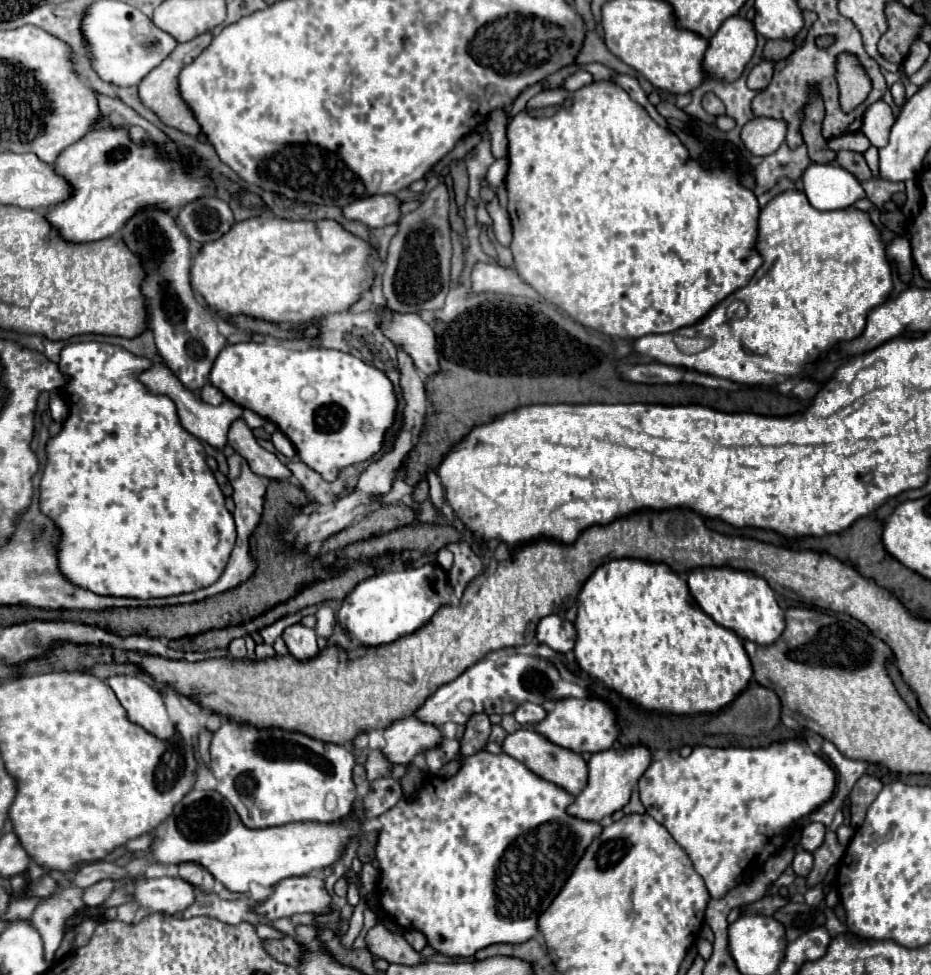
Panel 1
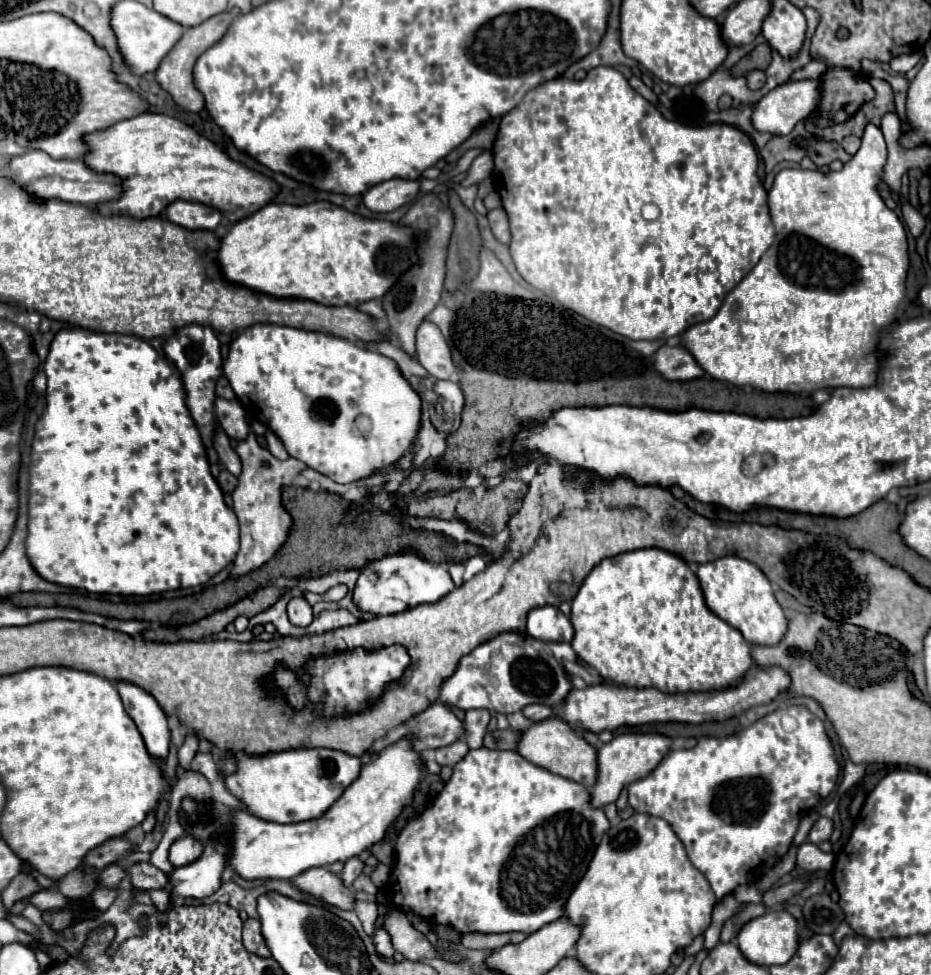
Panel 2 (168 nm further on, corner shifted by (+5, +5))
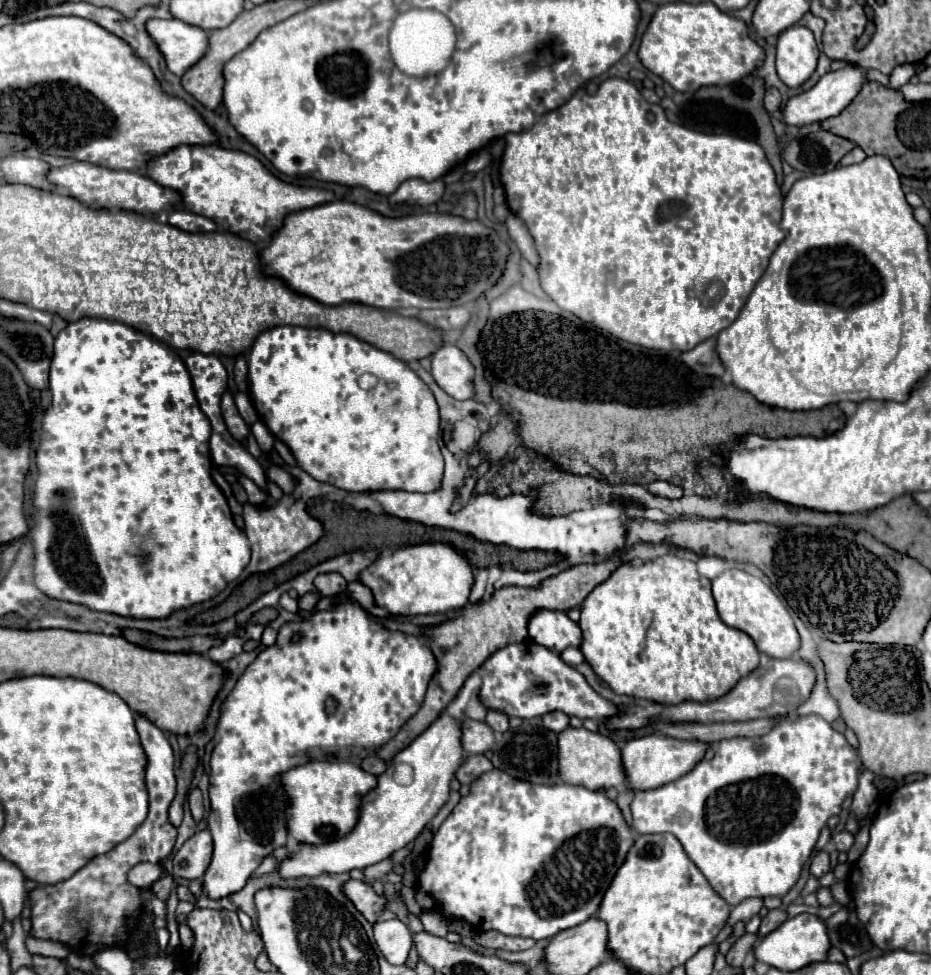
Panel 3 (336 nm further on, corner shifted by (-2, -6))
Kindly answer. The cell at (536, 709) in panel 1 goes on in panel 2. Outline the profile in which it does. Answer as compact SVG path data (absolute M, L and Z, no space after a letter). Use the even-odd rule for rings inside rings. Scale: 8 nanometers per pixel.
M529 704L529 706L525 706L523 714L533 722L541 722L541 720L547 720L553 714L553 710L545 704Z

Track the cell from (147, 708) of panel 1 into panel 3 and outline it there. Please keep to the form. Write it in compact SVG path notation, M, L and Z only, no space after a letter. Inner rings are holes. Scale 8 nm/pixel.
M140 717L136 719L136 729L140 733L142 749L146 753L146 771L144 783L150 795L150 811L146 821L134 831L132 837L116 845L112 851L94 857L70 879L60 881L56 885L38 885L30 891L32 903L32 931L30 935L36 939L58 941L66 945L76 955L88 955L114 947L116 943L130 941L140 945L146 931L142 925L154 923L154 913L142 909L144 901L140 889L128 883L128 871L142 863L158 863L166 859L176 841L176 827L168 821L168 807L176 795L176 775L174 775L174 753L164 735L154 723Z

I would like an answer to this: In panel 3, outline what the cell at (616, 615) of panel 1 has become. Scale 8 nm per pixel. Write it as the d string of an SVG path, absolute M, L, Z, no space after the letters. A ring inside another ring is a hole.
M672 553L652 561L622 563L584 599L580 629L580 649L586 661L592 665L594 673L612 687L614 693L662 705L678 705L682 701L704 703L718 699L760 663L760 653L752 637L722 623L712 597L710 579L698 573L694 561Z

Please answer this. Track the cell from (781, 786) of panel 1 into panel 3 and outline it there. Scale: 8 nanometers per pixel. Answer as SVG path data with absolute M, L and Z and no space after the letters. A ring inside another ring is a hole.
M808 715L796 721L782 721L762 737L724 739L718 743L712 761L700 761L690 773L662 787L636 791L632 827L638 835L672 833L712 889L730 907L750 897L784 897L796 885L826 821L840 813L842 801L848 795L856 793L856 759L858 751L822 717Z

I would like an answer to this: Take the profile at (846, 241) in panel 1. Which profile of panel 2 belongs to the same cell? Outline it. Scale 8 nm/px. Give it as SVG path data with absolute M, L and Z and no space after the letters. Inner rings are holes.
M869 122L861 136L859 152L839 172L821 174L819 170L787 168L775 176L773 188L769 190L769 196L767 196L769 214L771 214L771 220L777 230L775 242L763 254L763 258L757 262L757 266L737 284L737 288L727 294L723 306L711 320L695 324L681 334L681 346L689 346L689 350L693 350L693 358L697 358L697 362L701 362L701 368L707 374L711 374L717 380L725 380L725 382L731 382L737 386L753 386L753 388L759 388L765 392L801 392L801 390L813 392L813 390L821 390L821 388L839 388L839 386L865 388L865 386L875 384L875 374L879 368L879 358L875 356L877 342L881 338L881 332L893 322L899 302L905 296L905 276L907 276L907 268L909 268L907 234L905 234L903 222L897 218L897 214L893 210L889 210L883 204L883 200L877 192L877 184L881 182L881 170L883 170L885 160L887 160L887 146L885 146L883 132L879 126ZM735 304L739 304L737 310L733 310Z

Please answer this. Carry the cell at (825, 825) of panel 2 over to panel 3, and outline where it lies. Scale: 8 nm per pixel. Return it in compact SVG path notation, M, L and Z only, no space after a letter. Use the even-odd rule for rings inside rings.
M842 831L842 833L834 835L834 841L836 841L838 851L848 851L854 845L854 835L848 831Z

